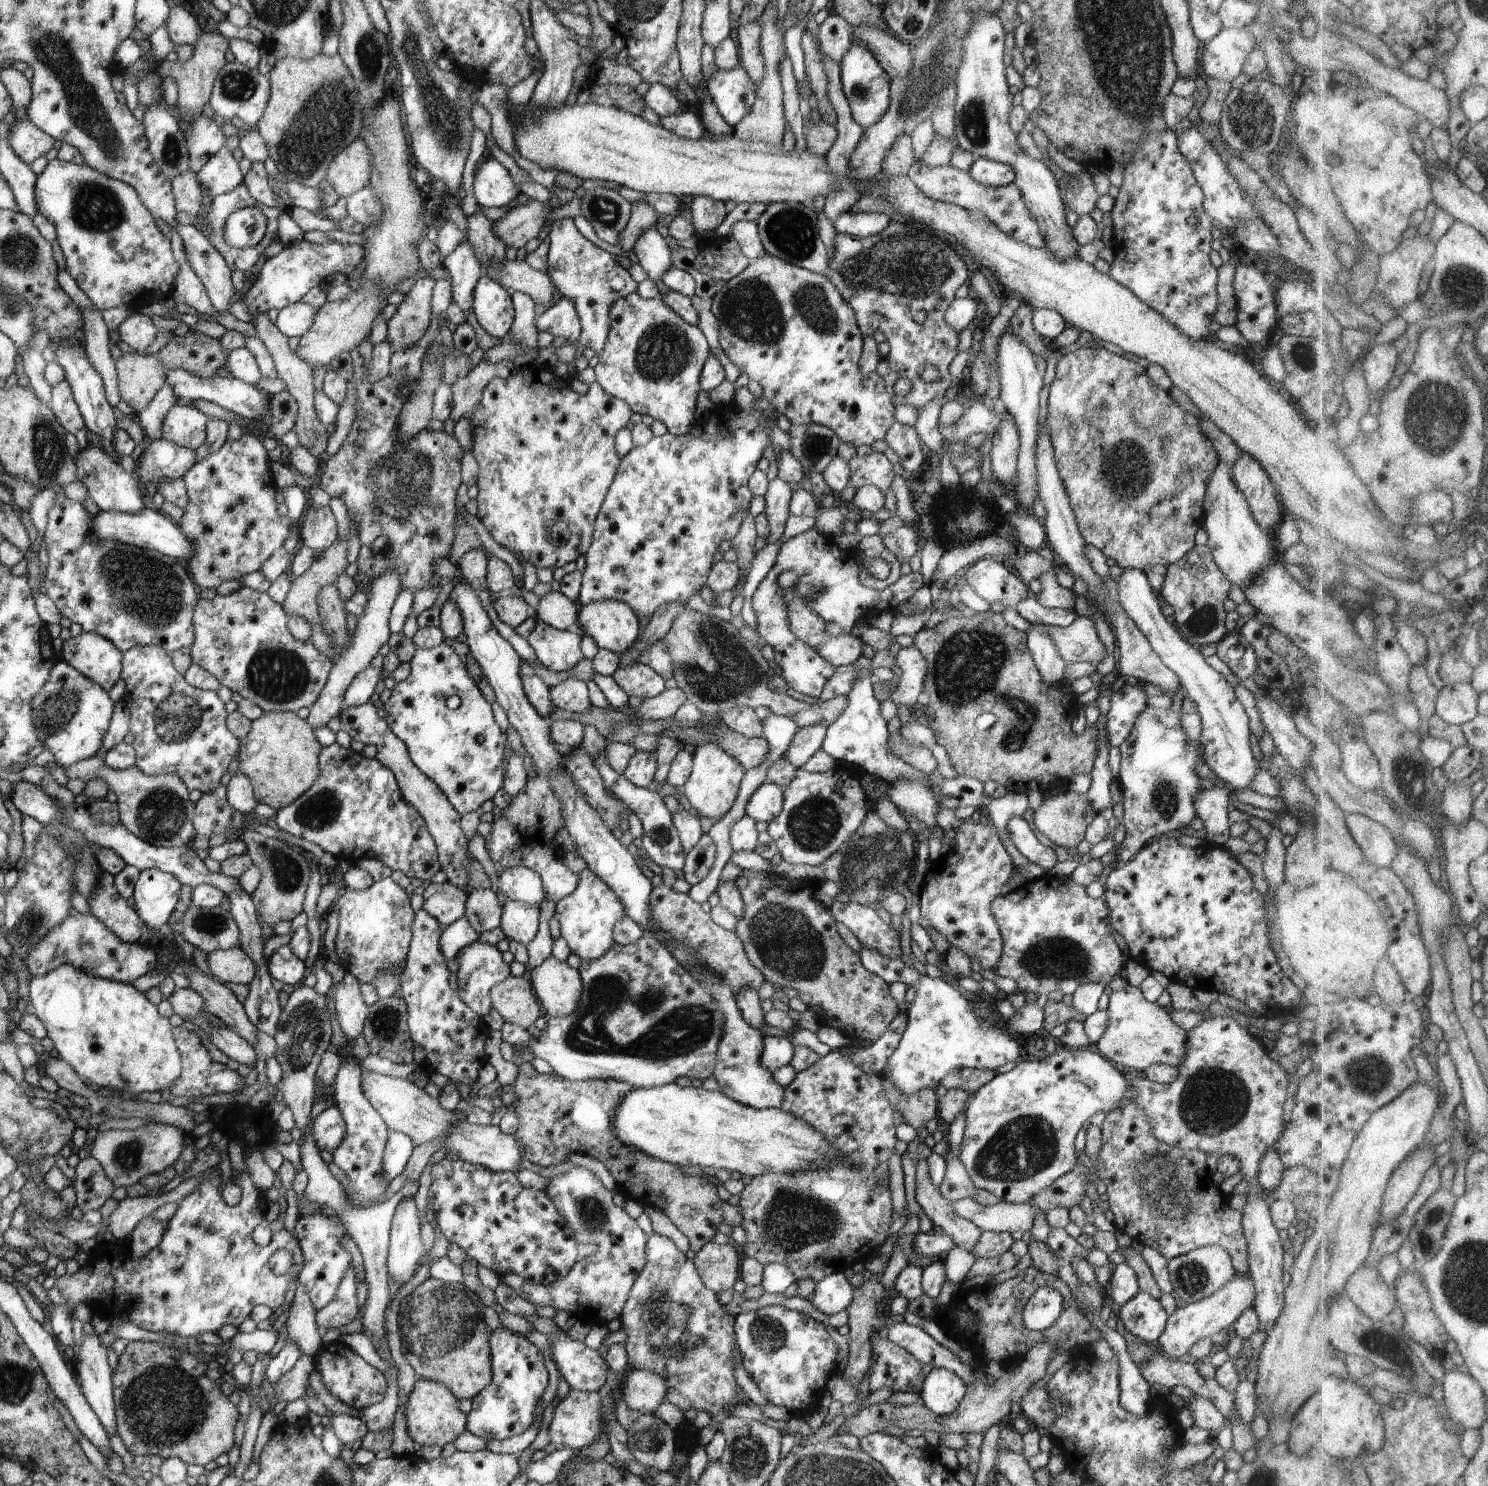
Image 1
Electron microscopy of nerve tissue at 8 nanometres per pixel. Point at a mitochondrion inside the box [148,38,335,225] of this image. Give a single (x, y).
(237, 86)

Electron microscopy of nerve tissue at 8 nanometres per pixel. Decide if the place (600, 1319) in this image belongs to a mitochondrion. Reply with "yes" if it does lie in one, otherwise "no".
no

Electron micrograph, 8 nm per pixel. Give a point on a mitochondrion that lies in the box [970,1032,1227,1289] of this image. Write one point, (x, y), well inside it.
(1138, 1173)

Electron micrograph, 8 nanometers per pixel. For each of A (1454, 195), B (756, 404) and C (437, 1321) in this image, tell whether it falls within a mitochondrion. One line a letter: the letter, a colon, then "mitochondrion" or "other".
A: other
B: other
C: mitochondrion

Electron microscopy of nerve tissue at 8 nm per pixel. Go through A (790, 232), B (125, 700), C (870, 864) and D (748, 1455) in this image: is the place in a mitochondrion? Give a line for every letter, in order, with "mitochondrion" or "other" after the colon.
A: mitochondrion
B: other
C: mitochondrion
D: mitochondrion

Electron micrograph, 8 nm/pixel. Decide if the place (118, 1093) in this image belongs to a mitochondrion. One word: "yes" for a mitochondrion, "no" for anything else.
no

